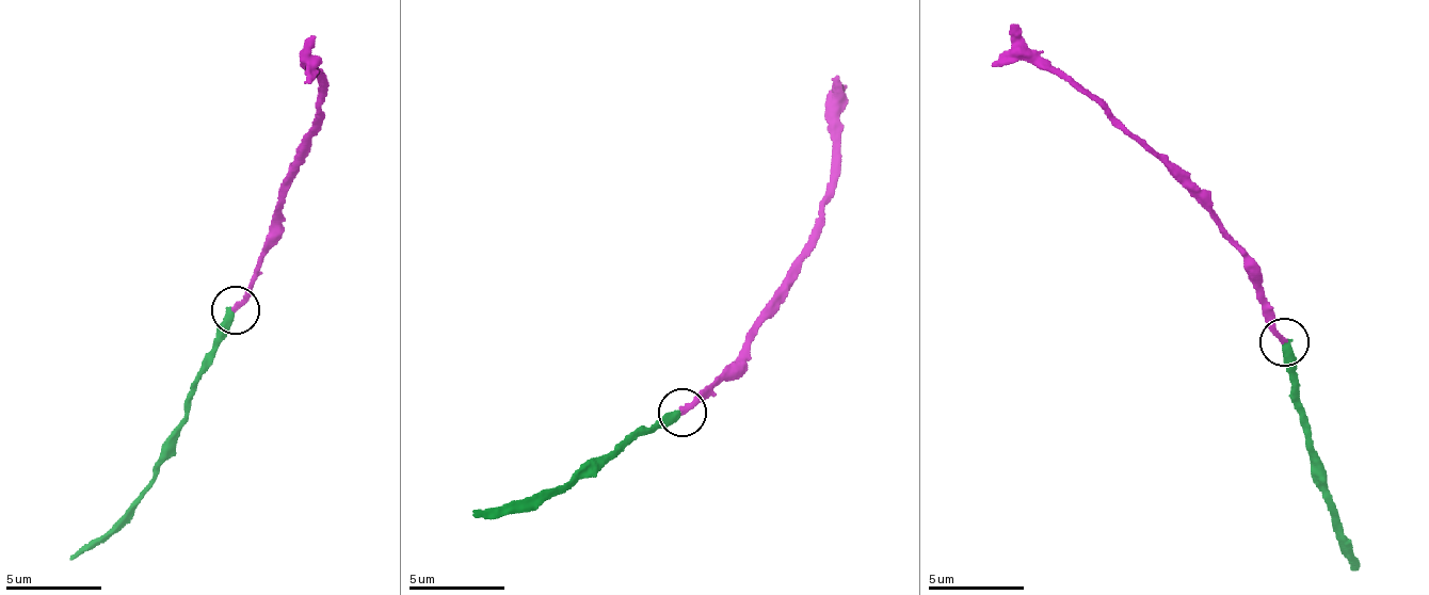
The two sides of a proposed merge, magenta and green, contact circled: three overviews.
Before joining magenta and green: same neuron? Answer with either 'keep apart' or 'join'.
join

